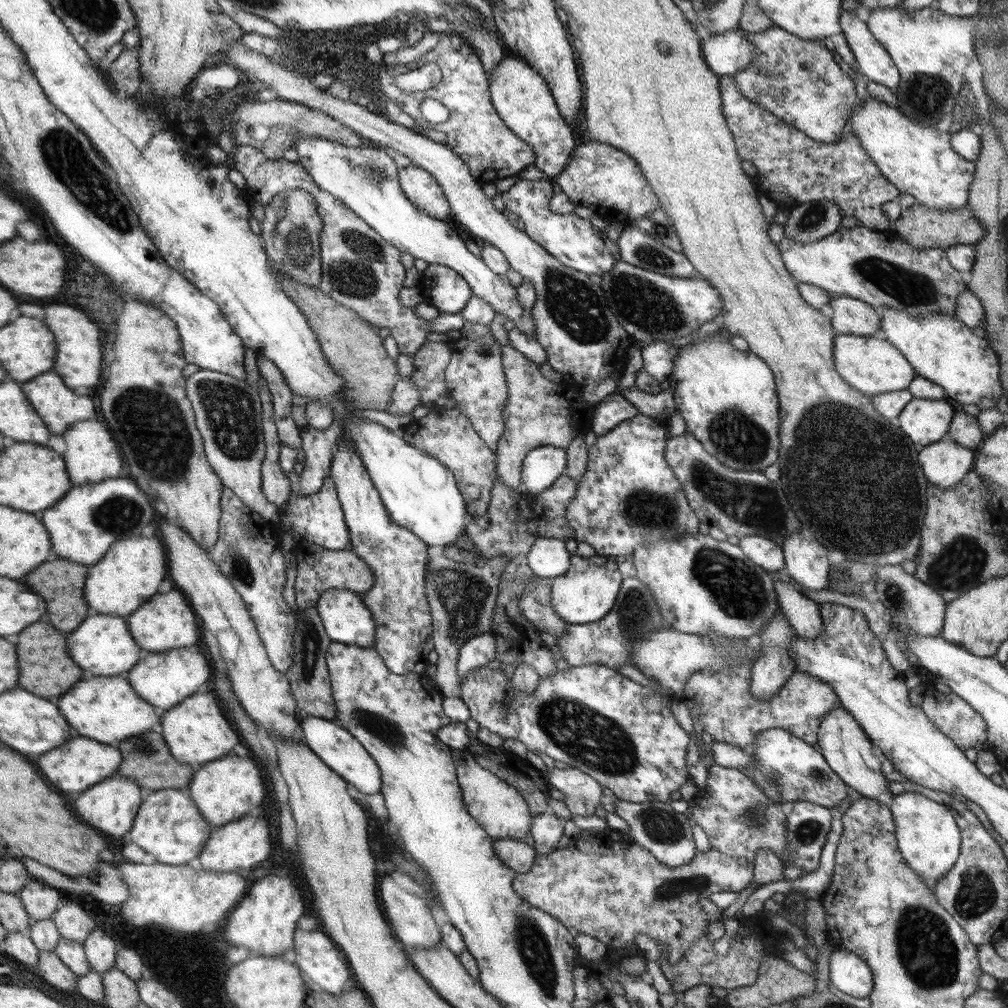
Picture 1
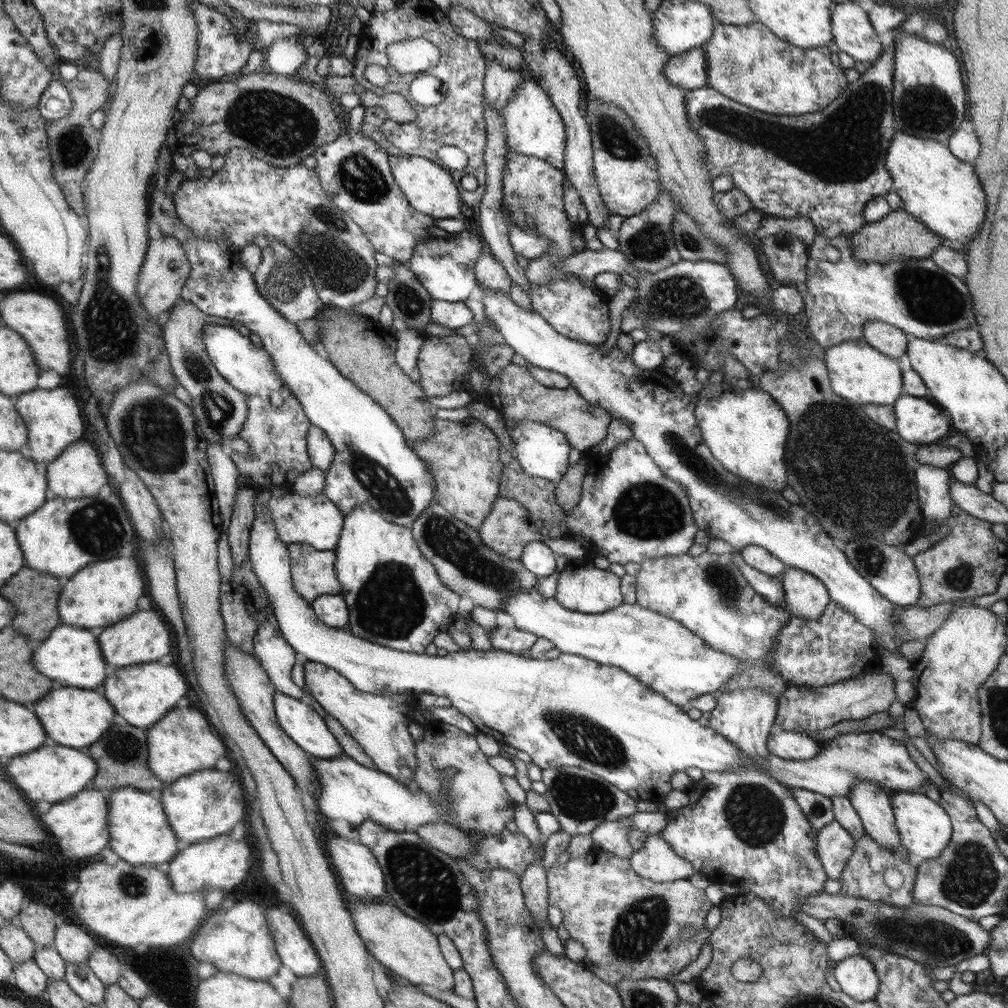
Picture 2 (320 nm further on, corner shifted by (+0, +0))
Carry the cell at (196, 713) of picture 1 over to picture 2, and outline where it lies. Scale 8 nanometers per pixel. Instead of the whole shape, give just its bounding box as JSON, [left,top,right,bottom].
[147,707,226,785]

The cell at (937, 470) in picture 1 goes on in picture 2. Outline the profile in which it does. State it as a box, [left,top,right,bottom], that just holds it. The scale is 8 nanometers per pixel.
[915,464,954,521]

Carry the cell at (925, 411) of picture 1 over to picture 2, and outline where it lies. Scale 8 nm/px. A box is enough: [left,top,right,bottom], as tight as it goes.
[893,395,953,444]

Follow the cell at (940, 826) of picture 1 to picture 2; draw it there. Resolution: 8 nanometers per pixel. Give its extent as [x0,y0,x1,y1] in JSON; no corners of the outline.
[891,792,952,859]

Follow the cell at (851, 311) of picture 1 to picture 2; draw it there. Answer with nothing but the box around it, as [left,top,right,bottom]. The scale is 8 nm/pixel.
[862,320,910,360]

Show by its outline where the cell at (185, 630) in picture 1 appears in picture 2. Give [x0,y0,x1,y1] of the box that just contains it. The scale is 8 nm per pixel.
[98,608,172,670]

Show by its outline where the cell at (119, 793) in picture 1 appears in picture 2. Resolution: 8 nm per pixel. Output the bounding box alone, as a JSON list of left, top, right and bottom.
[40,790,110,860]

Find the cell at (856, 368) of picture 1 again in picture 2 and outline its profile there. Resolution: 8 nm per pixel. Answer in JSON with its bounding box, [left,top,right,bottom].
[823,339,902,405]

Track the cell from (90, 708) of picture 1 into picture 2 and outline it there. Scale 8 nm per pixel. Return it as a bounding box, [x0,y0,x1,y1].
[34,686,116,748]

